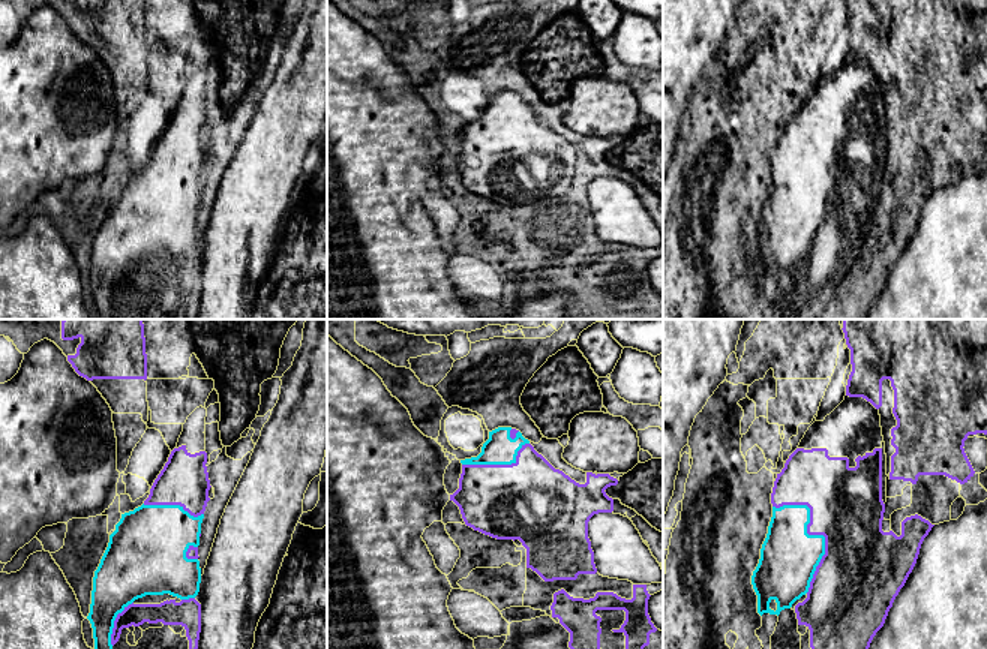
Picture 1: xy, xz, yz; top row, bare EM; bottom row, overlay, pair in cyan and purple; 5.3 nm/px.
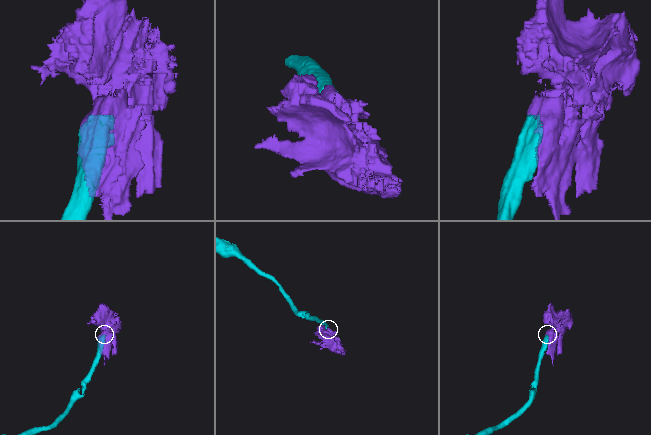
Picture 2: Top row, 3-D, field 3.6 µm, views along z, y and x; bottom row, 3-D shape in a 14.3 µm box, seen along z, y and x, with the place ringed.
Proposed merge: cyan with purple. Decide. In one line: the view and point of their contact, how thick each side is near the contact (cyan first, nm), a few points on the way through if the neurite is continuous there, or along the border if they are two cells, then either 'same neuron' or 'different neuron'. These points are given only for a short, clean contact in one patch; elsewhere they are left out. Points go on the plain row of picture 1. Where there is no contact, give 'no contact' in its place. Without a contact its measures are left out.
meets cyan in yz at (813, 200); 300 nm thick on the cyan side, 400 nm on the other; same neuron

